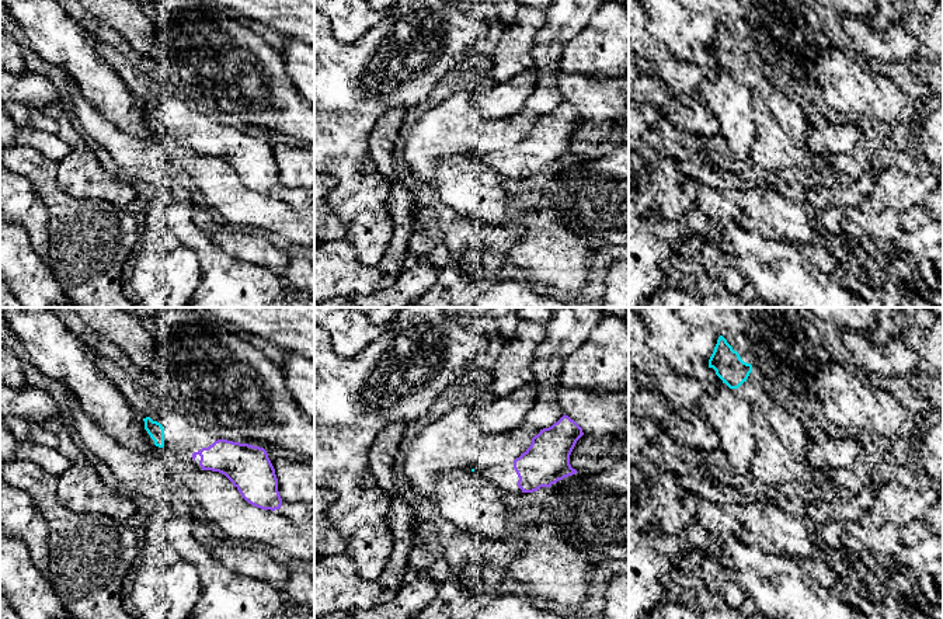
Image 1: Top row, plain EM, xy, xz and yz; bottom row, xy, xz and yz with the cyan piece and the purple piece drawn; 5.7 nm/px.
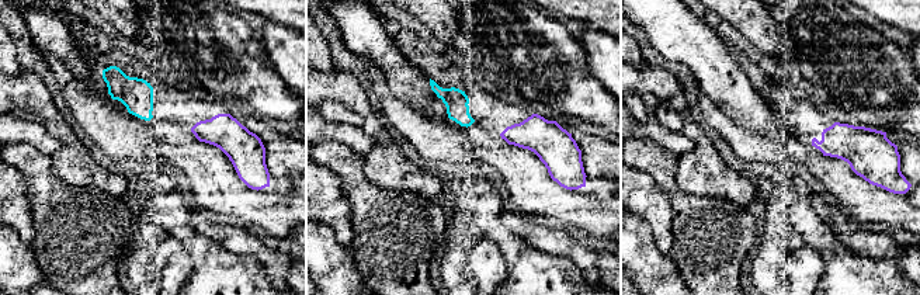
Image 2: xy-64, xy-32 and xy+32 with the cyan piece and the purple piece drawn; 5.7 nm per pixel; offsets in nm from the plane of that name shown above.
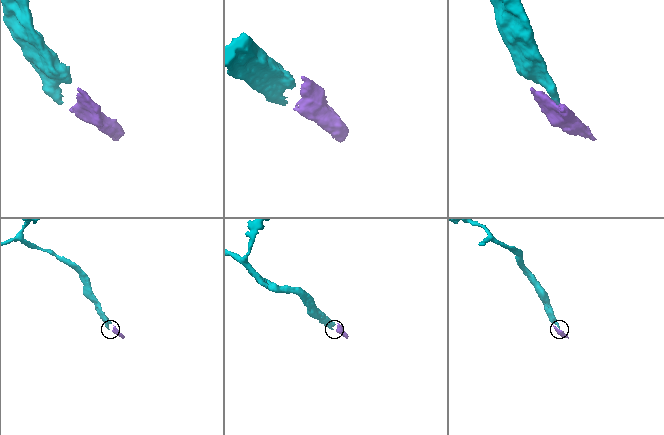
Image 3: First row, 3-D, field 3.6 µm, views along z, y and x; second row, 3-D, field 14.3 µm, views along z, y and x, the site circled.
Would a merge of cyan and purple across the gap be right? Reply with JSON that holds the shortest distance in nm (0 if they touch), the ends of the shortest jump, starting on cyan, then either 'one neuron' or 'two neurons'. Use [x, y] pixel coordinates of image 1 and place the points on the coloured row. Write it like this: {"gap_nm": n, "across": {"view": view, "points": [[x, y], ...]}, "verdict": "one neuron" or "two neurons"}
{"gap_nm": 170, "across": {"view": "xy", "points": [[163, 445], [192, 454]]}, "verdict": "one neuron"}

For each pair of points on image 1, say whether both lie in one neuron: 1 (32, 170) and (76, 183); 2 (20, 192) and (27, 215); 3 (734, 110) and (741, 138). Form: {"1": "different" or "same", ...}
{"1": "different", "2": "same", "3": "same"}

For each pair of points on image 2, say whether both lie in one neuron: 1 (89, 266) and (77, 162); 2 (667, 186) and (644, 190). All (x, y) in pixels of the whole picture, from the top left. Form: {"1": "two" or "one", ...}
{"1": "two", "2": "two"}

